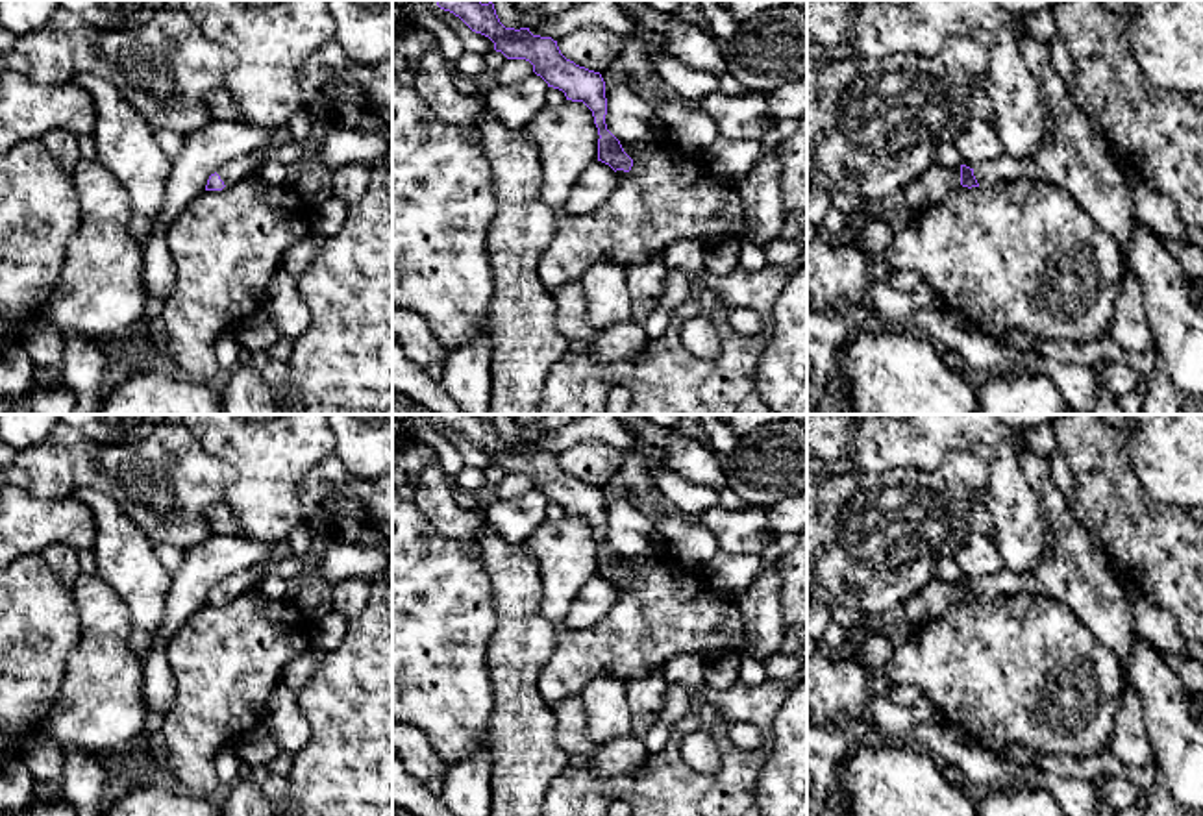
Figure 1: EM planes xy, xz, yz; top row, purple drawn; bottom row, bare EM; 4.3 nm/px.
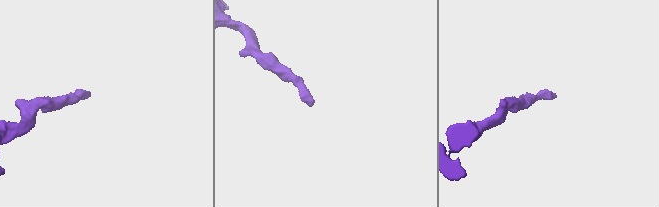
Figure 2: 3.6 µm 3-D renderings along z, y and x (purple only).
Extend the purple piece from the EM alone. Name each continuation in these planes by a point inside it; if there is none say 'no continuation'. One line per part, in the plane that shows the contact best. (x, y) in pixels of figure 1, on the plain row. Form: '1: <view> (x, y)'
1: yz (1078, 574)

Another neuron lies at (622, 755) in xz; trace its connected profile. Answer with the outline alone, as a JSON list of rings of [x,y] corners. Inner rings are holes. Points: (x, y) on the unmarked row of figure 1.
[[[626,735],[600,744],[587,770],[598,777],[629,775],[640,772],[650,755],[640,738]]]

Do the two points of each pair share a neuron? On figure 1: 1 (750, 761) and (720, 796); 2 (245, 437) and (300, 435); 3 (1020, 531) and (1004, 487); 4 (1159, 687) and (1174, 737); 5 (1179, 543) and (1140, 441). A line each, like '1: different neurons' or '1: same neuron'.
1: same neuron
2: same neuron
3: same neuron
4: same neuron
5: different neurons

